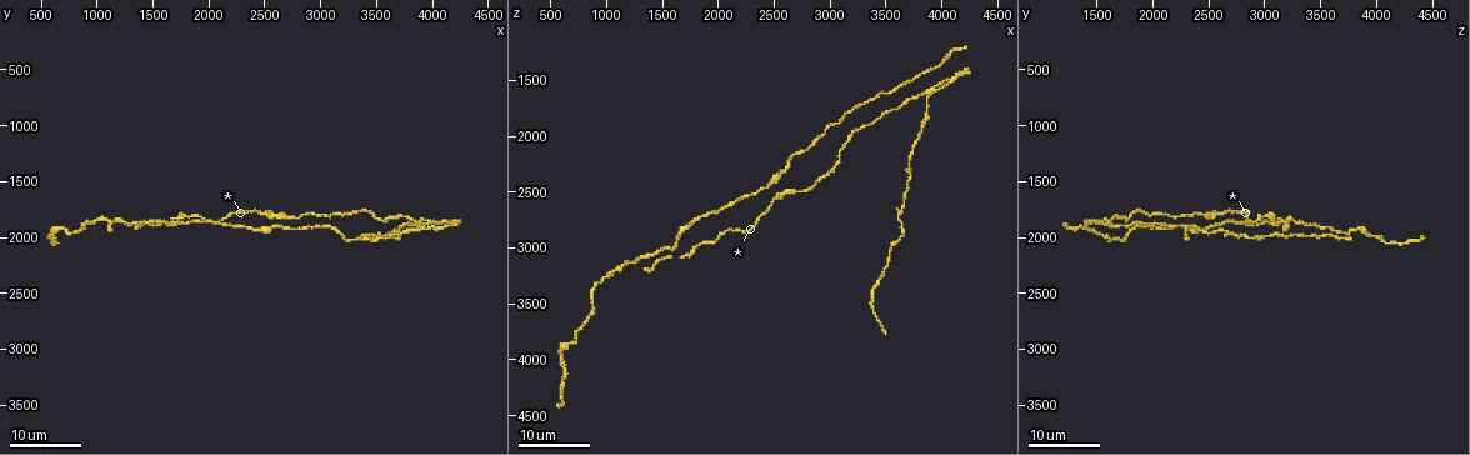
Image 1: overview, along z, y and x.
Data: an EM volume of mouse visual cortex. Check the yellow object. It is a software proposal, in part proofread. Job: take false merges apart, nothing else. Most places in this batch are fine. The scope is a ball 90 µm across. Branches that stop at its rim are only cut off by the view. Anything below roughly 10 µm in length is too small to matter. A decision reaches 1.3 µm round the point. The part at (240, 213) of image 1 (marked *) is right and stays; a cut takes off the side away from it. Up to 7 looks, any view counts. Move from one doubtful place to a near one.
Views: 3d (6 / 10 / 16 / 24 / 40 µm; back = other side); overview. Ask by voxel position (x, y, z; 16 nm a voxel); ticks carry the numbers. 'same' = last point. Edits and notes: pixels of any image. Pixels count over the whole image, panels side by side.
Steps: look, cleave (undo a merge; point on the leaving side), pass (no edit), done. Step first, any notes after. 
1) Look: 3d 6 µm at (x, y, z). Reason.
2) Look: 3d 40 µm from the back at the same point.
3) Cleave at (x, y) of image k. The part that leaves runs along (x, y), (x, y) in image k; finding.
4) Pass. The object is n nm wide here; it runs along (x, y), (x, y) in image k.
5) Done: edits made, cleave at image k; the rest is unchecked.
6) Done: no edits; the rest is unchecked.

Look: 3d 24 µm at (2580, 1900, 2320). Sudden change in width.

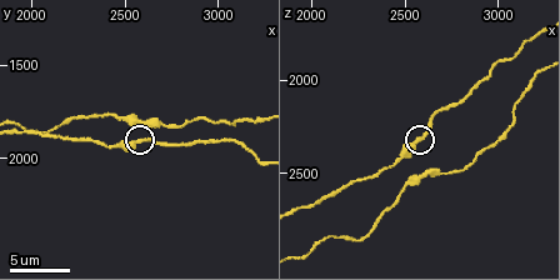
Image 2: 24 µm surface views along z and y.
Look: 3d 10 µm at (2560, 1900, 2320).

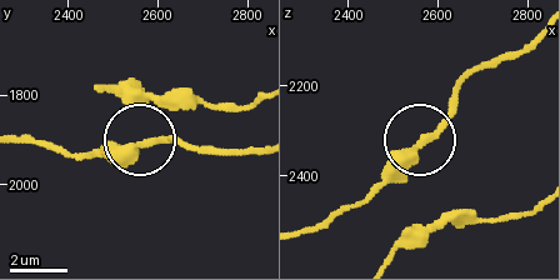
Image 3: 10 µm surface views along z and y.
Pass. The object is 280 nm wide here; it runs along (304, 233), (361, 201), (433, 133), (459, 91) in image 3; one neuron here.

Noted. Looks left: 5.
Look: 3d 16 µm at (3880, 1880, 1640). Four or more arms meet.

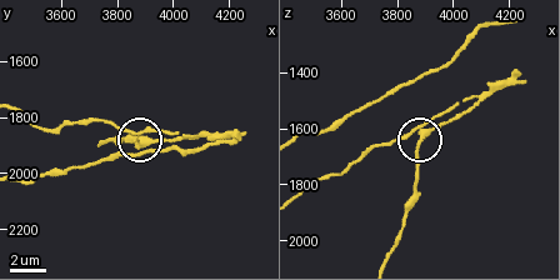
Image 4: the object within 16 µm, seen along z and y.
Look: 3d 6 µm at (3900, 1890, 1620).

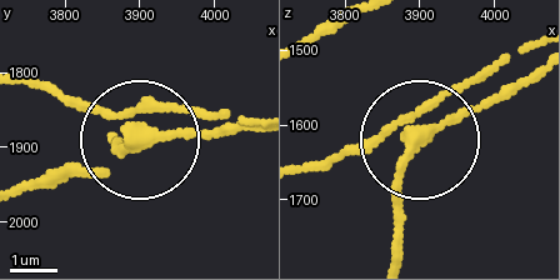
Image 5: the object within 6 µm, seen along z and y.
Look: 3d 6 µm from the back at (3895, 1885, 1620).

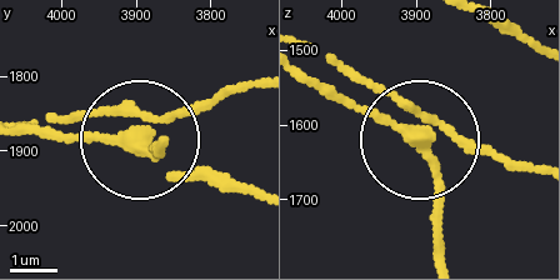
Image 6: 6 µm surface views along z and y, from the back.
Pass. It runs along (254, 86), (146, 134), (43, 134) in image 6; one neuron here.

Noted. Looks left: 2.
Look: 3d 16 µm at (3700, 1900, 2240). Two arms in line, one across.

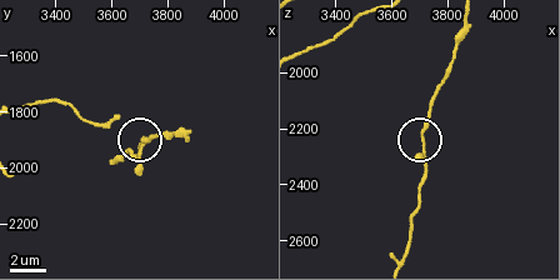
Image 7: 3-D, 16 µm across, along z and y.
Look: 3d 6 µm at the same point.

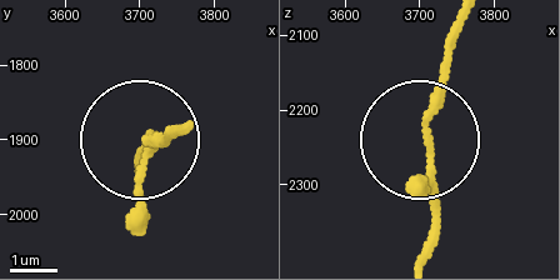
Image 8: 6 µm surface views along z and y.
Pass. The object is 120 nm wide here; one neuron here.

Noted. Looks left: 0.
Done: no edits; the rest is unchecked.

